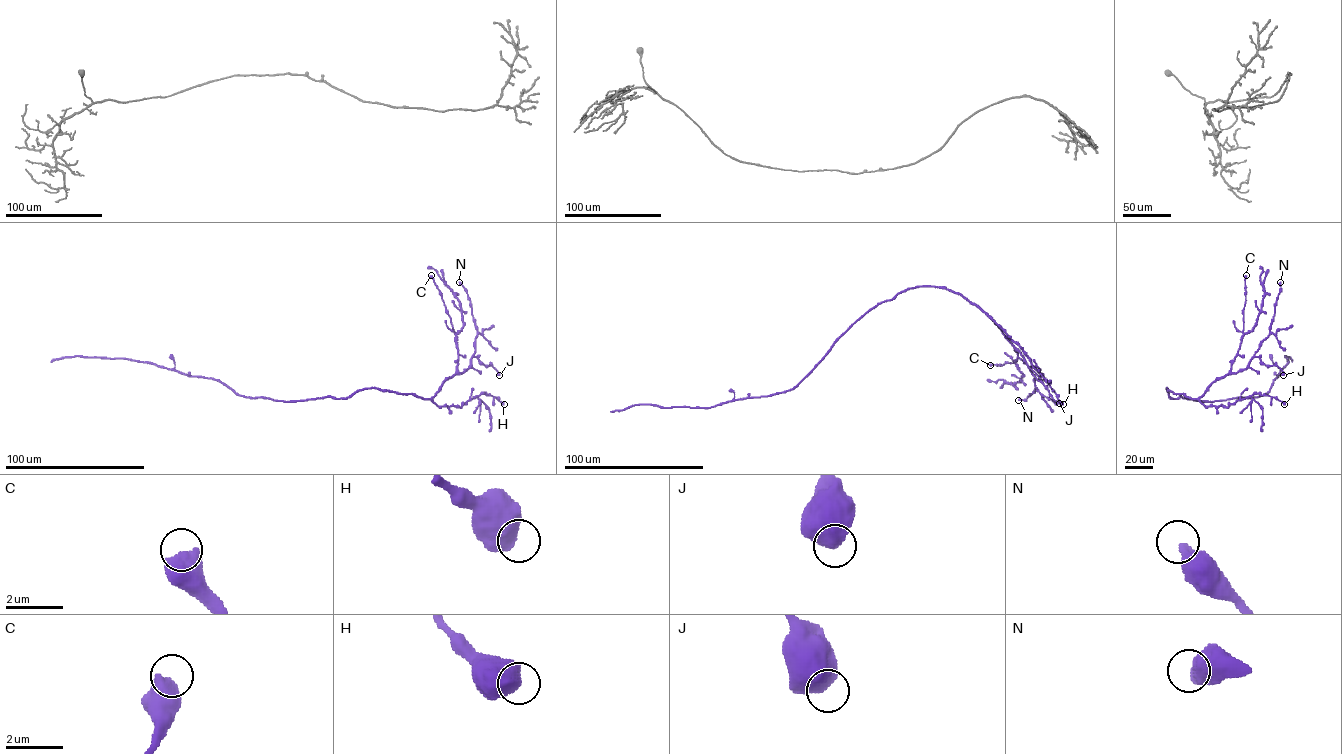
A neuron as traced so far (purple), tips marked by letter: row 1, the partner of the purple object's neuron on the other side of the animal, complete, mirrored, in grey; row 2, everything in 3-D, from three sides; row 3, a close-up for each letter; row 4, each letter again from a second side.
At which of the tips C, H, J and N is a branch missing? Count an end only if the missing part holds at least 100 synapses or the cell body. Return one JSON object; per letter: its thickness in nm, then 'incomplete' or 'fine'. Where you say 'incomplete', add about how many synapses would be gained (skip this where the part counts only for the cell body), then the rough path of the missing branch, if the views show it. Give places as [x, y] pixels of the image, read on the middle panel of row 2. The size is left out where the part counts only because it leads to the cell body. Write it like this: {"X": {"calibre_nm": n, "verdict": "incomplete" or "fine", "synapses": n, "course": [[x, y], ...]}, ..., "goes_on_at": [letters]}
{"C": {"calibre_nm": 750, "verdict": "fine"}, "H": {"calibre_nm": 700, "verdict": "fine"}, "J": {"calibre_nm": 750, "verdict": "fine"}, "N": {"calibre_nm": 600, "verdict": "fine"}, "goes_on_at": []}

